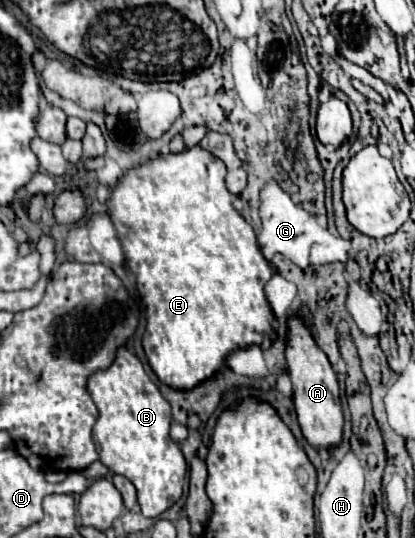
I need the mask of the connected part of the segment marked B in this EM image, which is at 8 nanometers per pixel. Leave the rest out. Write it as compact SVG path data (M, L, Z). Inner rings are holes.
M124 346L118 348L116 358L108 368L96 370L88 378L88 392L98 408L98 420L92 428L92 440L96 444L100 462L110 472L126 476L134 484L136 494L138 494L138 504L140 504L144 516L148 516L148 518L160 516L182 496L182 484L184 484L184 476L186 476L186 460L182 456L182 450L176 442L170 440L170 434L168 434L170 424L172 424L172 408L170 408L168 400L160 394L158 386L144 372L144 366L136 358L136 354L132 354Z

